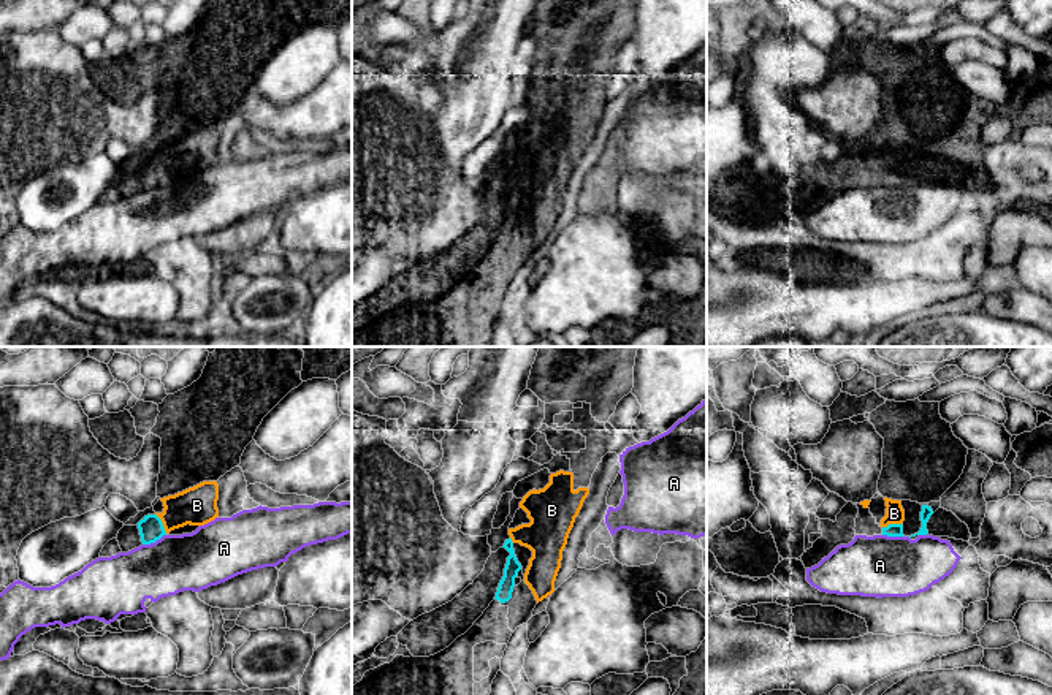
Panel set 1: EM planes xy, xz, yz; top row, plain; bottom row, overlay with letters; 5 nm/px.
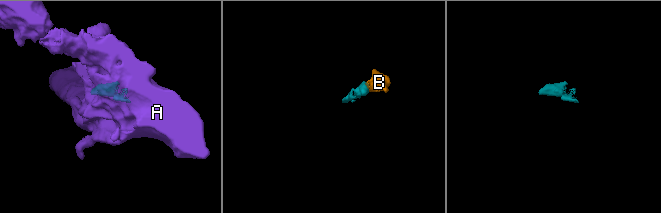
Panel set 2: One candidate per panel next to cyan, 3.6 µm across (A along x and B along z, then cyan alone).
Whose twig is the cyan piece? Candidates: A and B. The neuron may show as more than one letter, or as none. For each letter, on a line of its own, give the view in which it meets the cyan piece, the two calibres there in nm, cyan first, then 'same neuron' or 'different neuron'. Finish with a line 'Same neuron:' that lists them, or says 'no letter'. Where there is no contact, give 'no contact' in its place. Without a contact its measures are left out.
A: meets cyan in xy; 130 nm thick on the cyan side, 300 nm on the other; different neuron
B: meets cyan in yz; 60 nm thick on the cyan side, 100 nm on the other; same neuron
Same neuron: B

